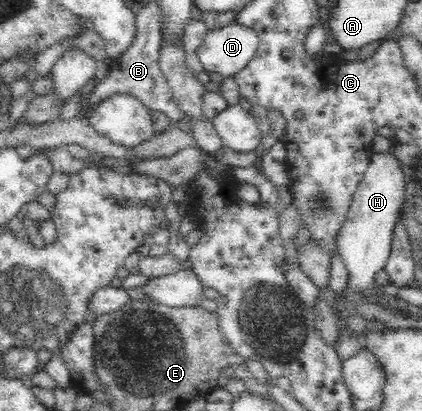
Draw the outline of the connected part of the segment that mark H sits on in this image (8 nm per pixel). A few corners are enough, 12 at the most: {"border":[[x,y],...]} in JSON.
{"border":[[392,149],[372,151],[337,239],[346,291],[374,284],[405,205]]}

